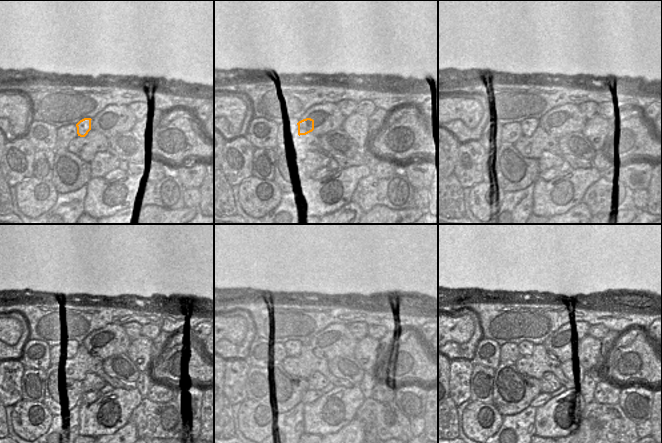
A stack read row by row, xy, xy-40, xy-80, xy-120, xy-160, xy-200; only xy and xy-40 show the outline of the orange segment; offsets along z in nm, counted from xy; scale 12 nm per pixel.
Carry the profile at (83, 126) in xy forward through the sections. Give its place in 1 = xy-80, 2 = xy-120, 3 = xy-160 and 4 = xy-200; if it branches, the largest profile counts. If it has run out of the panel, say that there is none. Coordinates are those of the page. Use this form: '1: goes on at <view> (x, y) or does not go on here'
1: goes on at xy-80 (529, 126)
2: goes on at xy-120 (76, 347)
3: goes on at xy-160 (297, 346)
4: goes on at xy-200 (525, 348)

